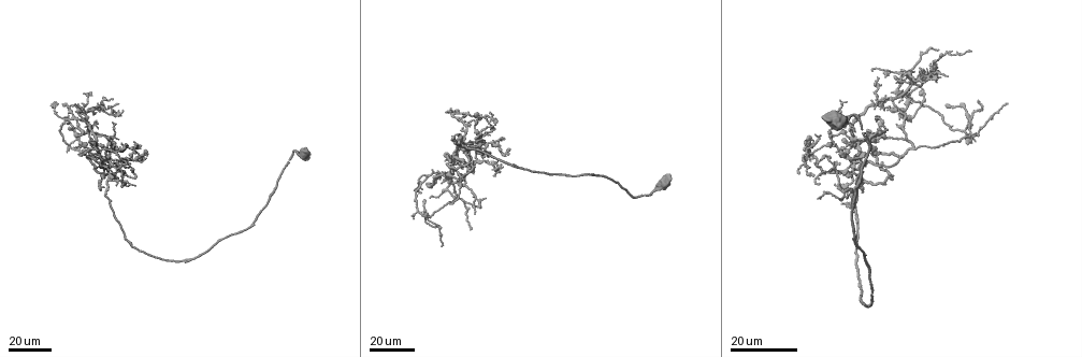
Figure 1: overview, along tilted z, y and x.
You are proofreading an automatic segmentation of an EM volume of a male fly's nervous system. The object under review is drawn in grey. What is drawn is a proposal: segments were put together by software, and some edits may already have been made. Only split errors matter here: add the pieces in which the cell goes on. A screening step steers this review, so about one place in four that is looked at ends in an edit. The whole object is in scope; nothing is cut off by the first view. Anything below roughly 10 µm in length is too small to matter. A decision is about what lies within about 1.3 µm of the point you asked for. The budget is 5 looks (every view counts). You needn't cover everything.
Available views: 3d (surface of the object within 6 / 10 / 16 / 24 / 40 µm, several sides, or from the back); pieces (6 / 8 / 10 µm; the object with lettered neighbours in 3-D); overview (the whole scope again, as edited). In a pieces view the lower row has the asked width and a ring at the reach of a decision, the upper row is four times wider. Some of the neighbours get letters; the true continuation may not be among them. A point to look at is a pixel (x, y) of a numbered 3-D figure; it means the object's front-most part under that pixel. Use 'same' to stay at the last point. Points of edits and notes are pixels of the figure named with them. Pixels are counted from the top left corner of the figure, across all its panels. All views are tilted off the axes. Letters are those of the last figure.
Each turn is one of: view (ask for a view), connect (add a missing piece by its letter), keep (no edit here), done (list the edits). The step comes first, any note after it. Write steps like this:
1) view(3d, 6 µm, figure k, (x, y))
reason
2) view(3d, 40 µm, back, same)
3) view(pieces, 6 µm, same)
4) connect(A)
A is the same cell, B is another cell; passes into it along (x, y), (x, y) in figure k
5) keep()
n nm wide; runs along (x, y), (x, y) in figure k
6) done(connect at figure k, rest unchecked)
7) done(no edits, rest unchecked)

view(3d, 24 µm, figure 1, (69, 128))
an open end

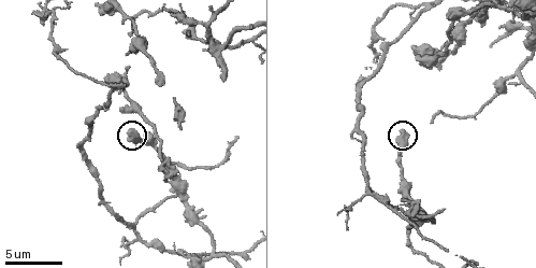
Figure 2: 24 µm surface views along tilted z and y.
view(pieces, 6 µm, figure 2, (128, 133))
what lies round it

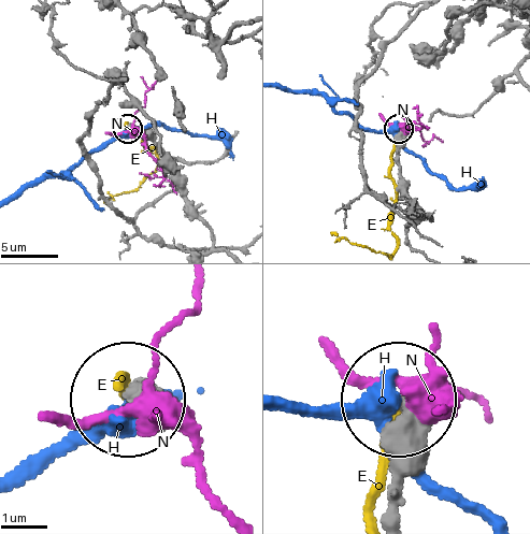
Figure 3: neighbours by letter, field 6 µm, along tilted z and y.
keep()
510 nm wide; E, H and N are other cells; runs along (397, 506), (399, 407) in figure 3; no lettered piece goes on from it

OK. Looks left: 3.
view(pieces, 8 µm, figure 2, (433, 123))
tapers out

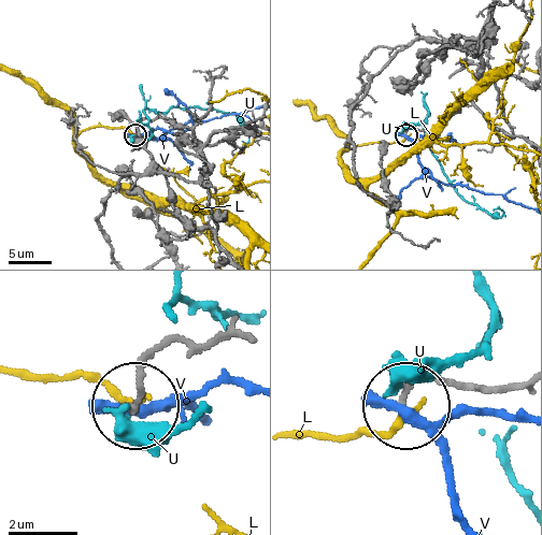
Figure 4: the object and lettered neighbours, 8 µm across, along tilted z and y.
keep()
160 nm wide; L, U and V are other cells; no lettered piece goes on from it

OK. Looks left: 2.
view(3d, 24 µm, figure 1, (948, 77))
tapers out

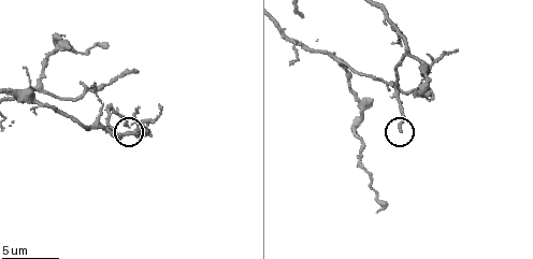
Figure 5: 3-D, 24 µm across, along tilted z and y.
view(pieces, 6 µm, figure 5, (401, 130))
see the neighbours

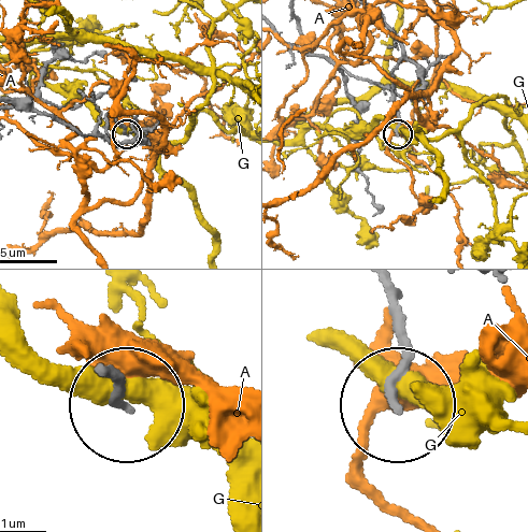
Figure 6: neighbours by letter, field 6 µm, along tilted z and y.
keep()
A and G are other cells; runs along (398, 299), (395, 405) in figure 6; none of them fits

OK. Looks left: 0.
done(no edits, rest unchecked)

